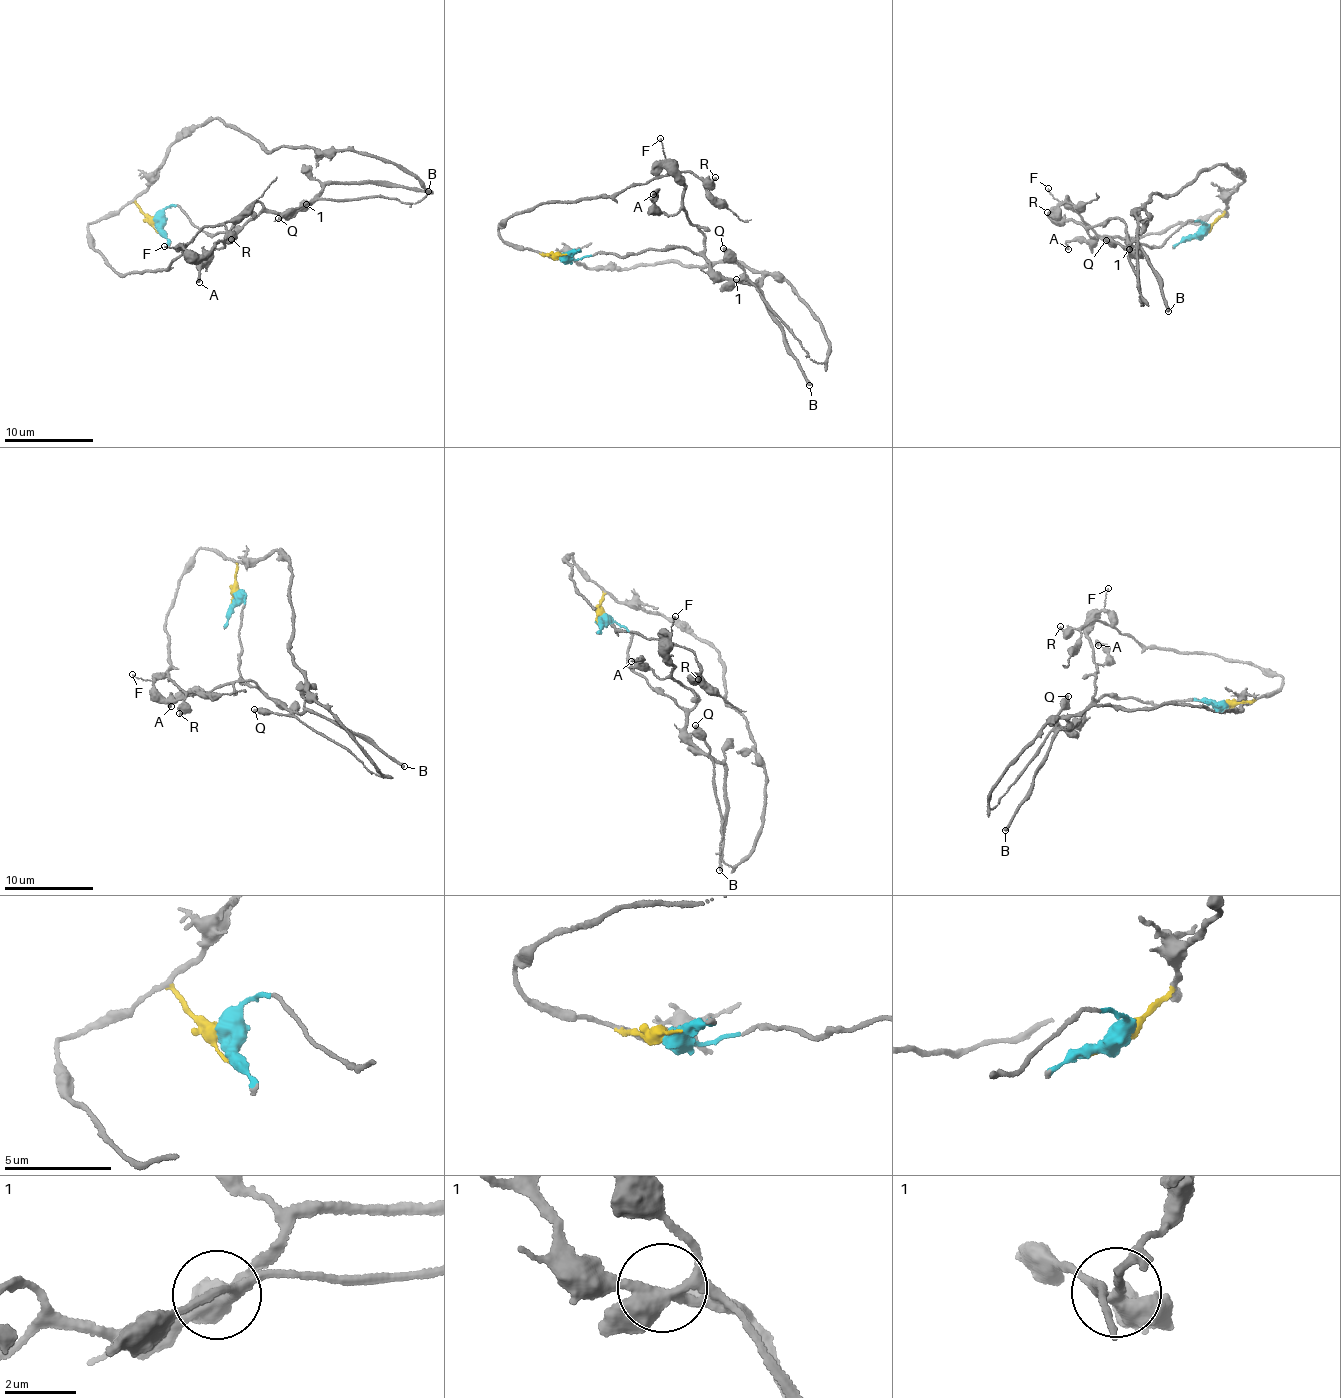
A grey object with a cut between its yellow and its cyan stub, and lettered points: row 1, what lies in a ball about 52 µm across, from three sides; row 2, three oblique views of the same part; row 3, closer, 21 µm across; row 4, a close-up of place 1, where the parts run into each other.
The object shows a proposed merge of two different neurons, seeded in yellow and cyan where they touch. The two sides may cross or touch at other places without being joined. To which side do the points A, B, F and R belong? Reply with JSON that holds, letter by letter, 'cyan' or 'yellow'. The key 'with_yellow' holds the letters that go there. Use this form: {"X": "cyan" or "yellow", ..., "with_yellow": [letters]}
{"A": "cyan", "B": "cyan", "F": "cyan", "R": "yellow", "with_yellow": ["R"]}

